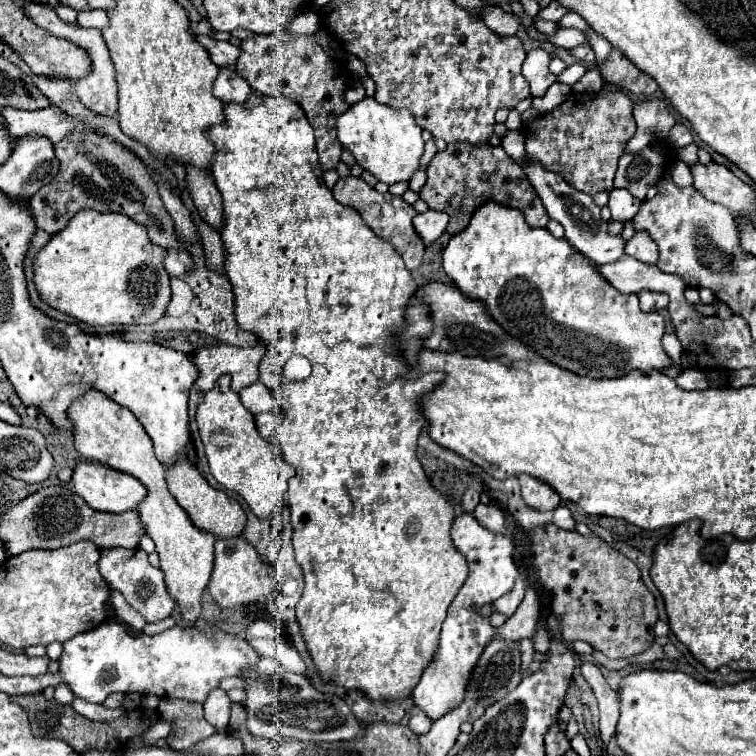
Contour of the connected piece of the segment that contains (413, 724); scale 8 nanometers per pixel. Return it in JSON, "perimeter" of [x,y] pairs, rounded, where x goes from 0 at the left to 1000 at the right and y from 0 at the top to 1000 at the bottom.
{"perimeter":[[[548,933],[545,946],[542,946],[542,956],[540,956],[540,962],[542,962],[550,972],[558,972],[558,970],[563,970],[563,967],[569,964],[569,959],[571,959],[571,954],[566,951],[566,946],[563,946],[556,935],[550,935],[550,933]]]}

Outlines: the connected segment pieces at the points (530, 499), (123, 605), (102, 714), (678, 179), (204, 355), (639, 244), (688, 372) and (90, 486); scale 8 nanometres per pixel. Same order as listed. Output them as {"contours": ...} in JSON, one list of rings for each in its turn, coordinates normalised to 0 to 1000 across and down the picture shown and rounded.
{"contours":[[[[685,628],[688,634],[688,644],[690,644],[690,660],[696,663],[696,668],[712,673],[712,676],[728,676],[735,673],[741,668],[741,655],[720,636],[704,631],[704,628]]],[[[146,782],[146,798],[151,803],[151,816],[143,819],[143,824],[153,821],[153,824],[164,824],[180,835],[188,835],[190,829],[190,816],[180,808],[175,808],[175,803],[169,803],[169,798],[164,795],[164,790],[156,782]]],[[[98,922],[95,935],[98,935],[106,946],[111,946],[111,948],[116,948],[116,951],[122,951],[122,954],[148,954],[148,951],[156,951],[156,948],[164,943],[164,935],[143,938],[143,935],[132,933],[132,930],[116,930],[116,927],[108,925],[108,922]]],[[[894,213],[894,216],[889,218],[889,239],[892,239],[897,247],[913,247],[913,245],[918,242],[913,221],[910,221],[907,216],[902,216],[902,213]]],[[[283,454],[262,464],[254,478],[265,488],[265,499],[259,501],[259,512],[265,517],[280,515],[286,501],[296,493],[307,496],[307,515],[315,520],[317,515],[341,504],[344,475],[349,472],[349,454],[339,454],[339,459],[312,459],[302,454]]],[[[841,306],[839,313],[828,321],[828,337],[852,348],[868,348],[870,327],[857,306]]],[[[910,485],[894,499],[894,509],[902,515],[937,515],[937,499],[926,488]]],[[[103,612],[95,628],[95,644],[122,673],[140,679],[161,679],[180,673],[196,655],[196,649],[180,631],[169,626],[159,626],[135,612]]]]}

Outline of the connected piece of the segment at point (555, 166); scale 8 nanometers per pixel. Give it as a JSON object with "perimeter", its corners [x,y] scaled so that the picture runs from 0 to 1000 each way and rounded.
{"perimeter":[[[823,120],[770,124],[765,131],[754,128],[741,136],[741,144],[690,163],[696,202],[725,226],[743,231],[749,242],[770,255],[786,258],[791,253],[807,253],[817,210],[823,205],[823,192],[841,173],[836,142],[836,131]]]}

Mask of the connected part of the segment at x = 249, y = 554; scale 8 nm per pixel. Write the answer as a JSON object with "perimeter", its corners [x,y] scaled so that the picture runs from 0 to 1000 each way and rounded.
{"perimeter":[[[323,710],[286,713],[283,718],[283,755],[278,766],[278,787],[286,792],[291,803],[328,800],[339,795],[349,795],[362,779],[376,771],[376,761],[365,747],[347,742],[341,729]]]}

